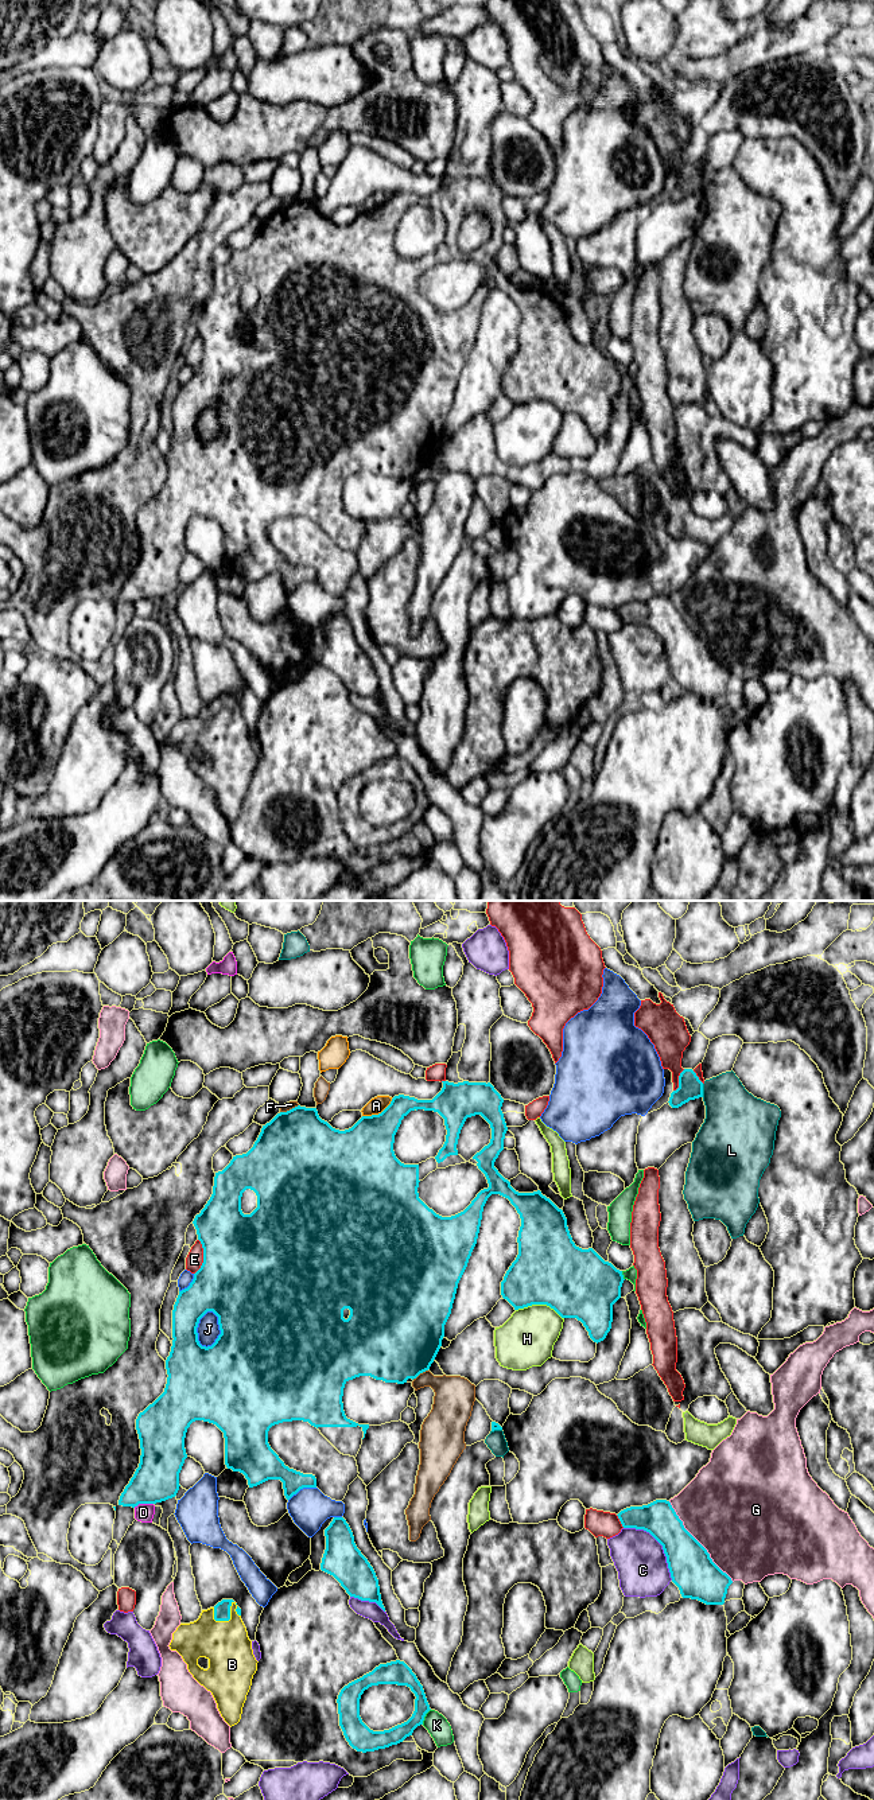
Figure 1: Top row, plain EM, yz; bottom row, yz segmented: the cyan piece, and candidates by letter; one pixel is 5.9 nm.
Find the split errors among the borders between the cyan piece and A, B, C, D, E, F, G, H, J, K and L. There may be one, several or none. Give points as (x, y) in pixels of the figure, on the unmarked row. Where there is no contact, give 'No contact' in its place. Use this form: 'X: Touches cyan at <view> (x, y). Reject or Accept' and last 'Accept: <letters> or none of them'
A: Touches cyan at yz (379, 209). Reject
B: Touches cyan at yz (229, 712). Accept
C: Touches cyan at yz (660, 638). Reject
D: Touches cyan at yz (143, 598). Reject
E: Touches cyan at yz (204, 352). Reject
F: Touches cyan at yz (290, 205). Reject
G: Touches cyan at yz (698, 637). Reject
H: Touches cyan at yz (540, 399). Reject
J: Touches cyan at yz (220, 424). Reject
K: Touches cyan at yz (424, 811). Reject
L: Touches cyan at yz (702, 186). Reject
Accept: B

